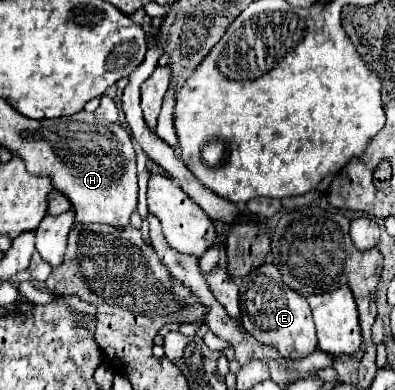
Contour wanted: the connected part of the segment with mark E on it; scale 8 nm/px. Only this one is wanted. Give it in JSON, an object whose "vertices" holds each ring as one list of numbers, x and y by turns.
{"vertices":[[264,263,258,271,250,271,246,279,236,279,240,289,240,317,242,325,262,343,274,345,282,355,290,359,302,359,316,351,316,333,314,321,304,295,290,291,286,283,282,283,282,275,274,263]]}

